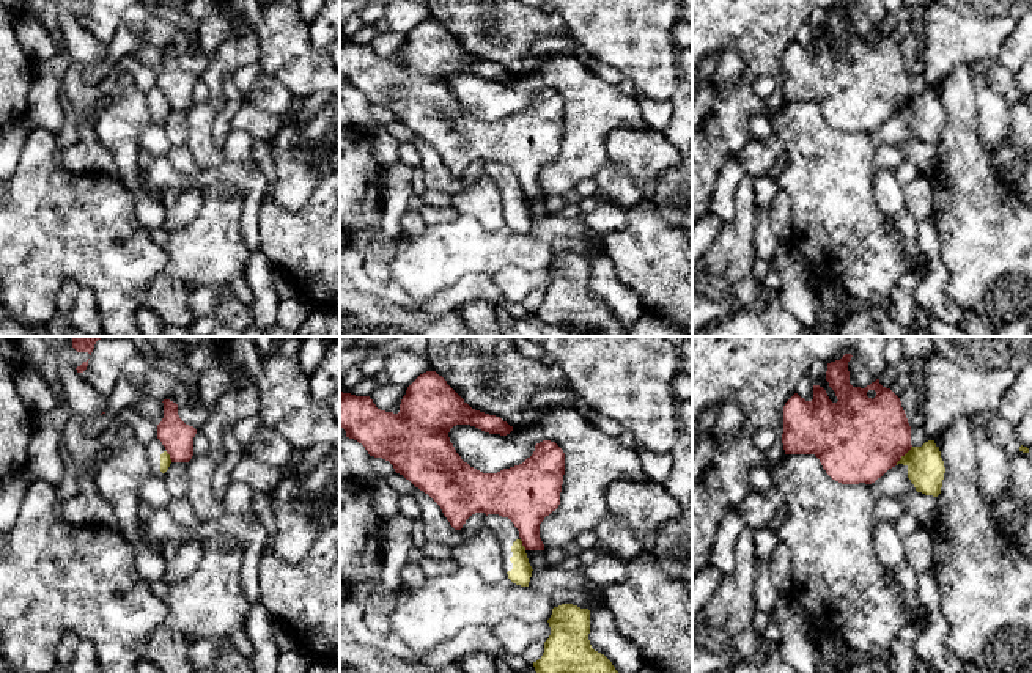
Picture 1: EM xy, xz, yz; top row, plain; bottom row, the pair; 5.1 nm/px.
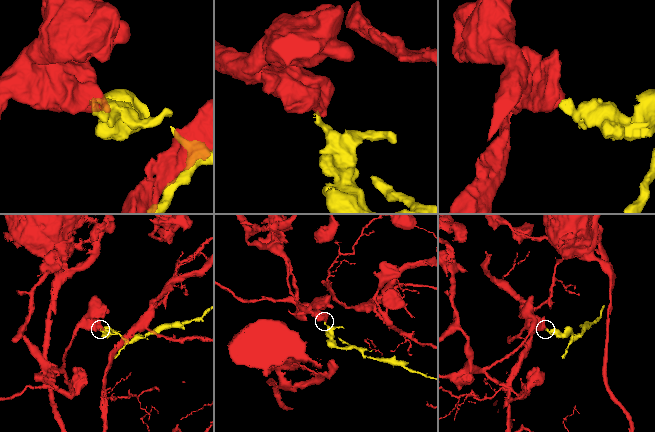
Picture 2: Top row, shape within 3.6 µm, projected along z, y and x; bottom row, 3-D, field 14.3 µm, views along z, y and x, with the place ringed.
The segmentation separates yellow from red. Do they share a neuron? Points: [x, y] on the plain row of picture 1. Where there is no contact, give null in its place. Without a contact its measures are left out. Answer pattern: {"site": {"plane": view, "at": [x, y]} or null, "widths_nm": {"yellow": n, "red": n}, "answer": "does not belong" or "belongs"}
{"site": {"plane": "yz", "at": [905, 102]}, "widths_nm": {"yellow": 190, "red": 420}, "answer": "does not belong"}

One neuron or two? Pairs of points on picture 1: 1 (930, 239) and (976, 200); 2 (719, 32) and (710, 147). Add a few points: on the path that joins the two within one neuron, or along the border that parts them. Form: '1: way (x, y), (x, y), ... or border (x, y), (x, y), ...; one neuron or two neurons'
1: border (930, 217), (938, 233), (939, 258), (946, 268); two neurons
2: way (749, 54), (749, 77), (730, 115); one neuron

